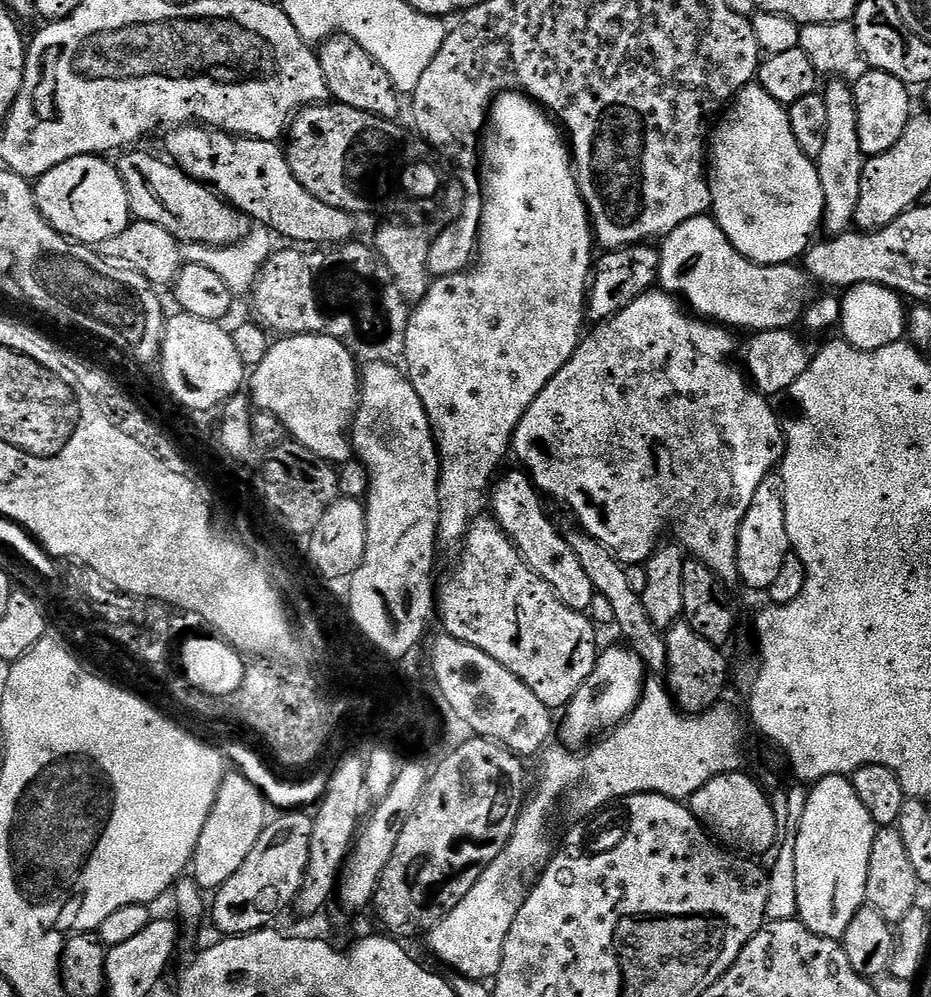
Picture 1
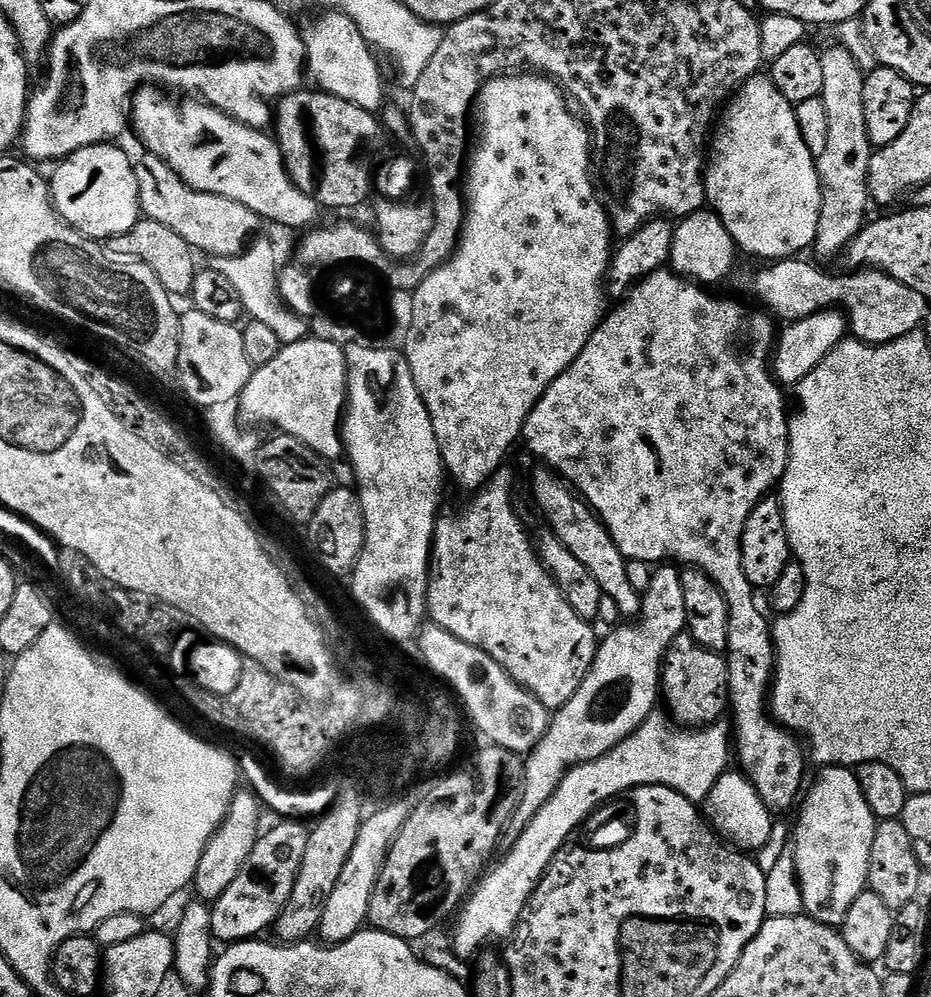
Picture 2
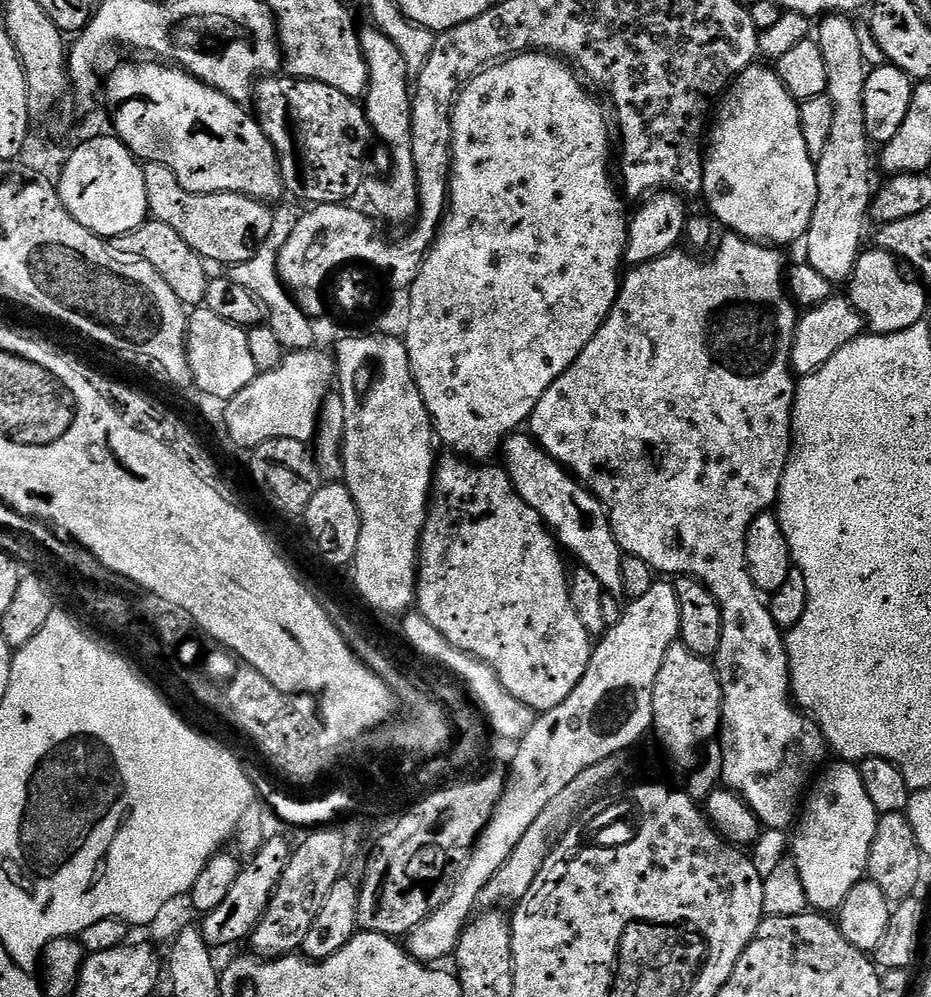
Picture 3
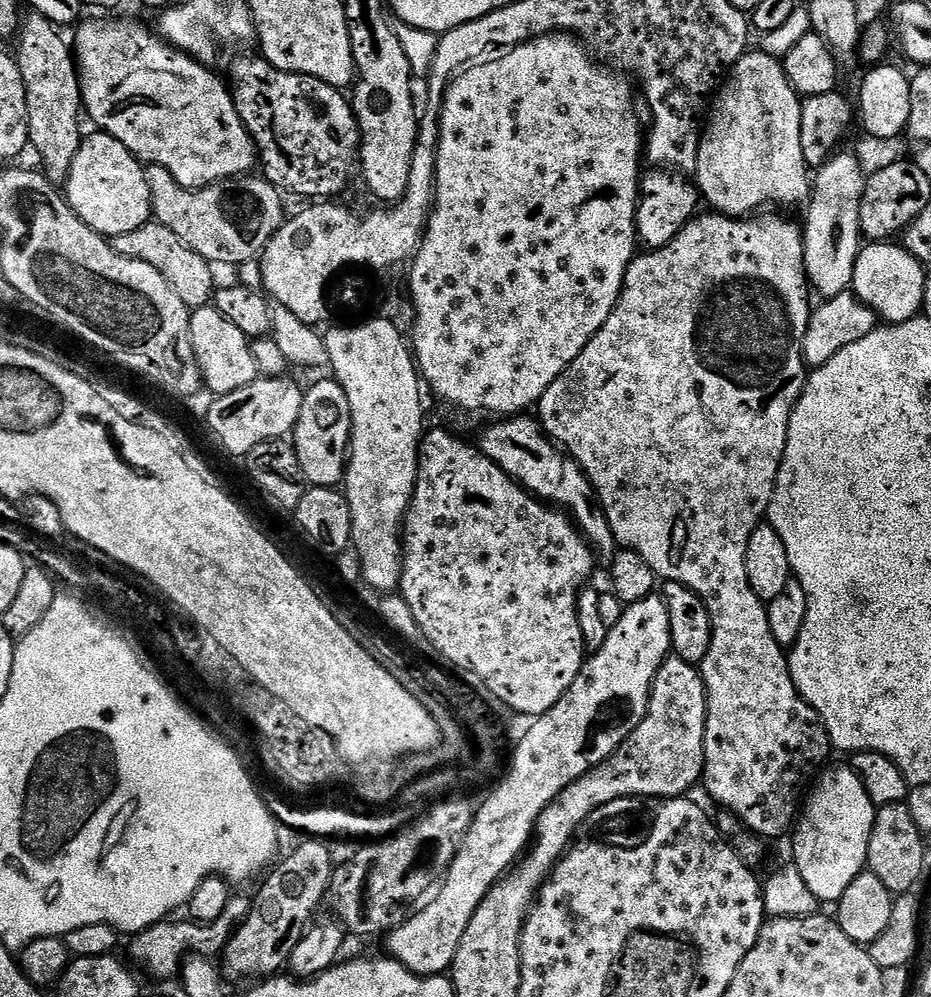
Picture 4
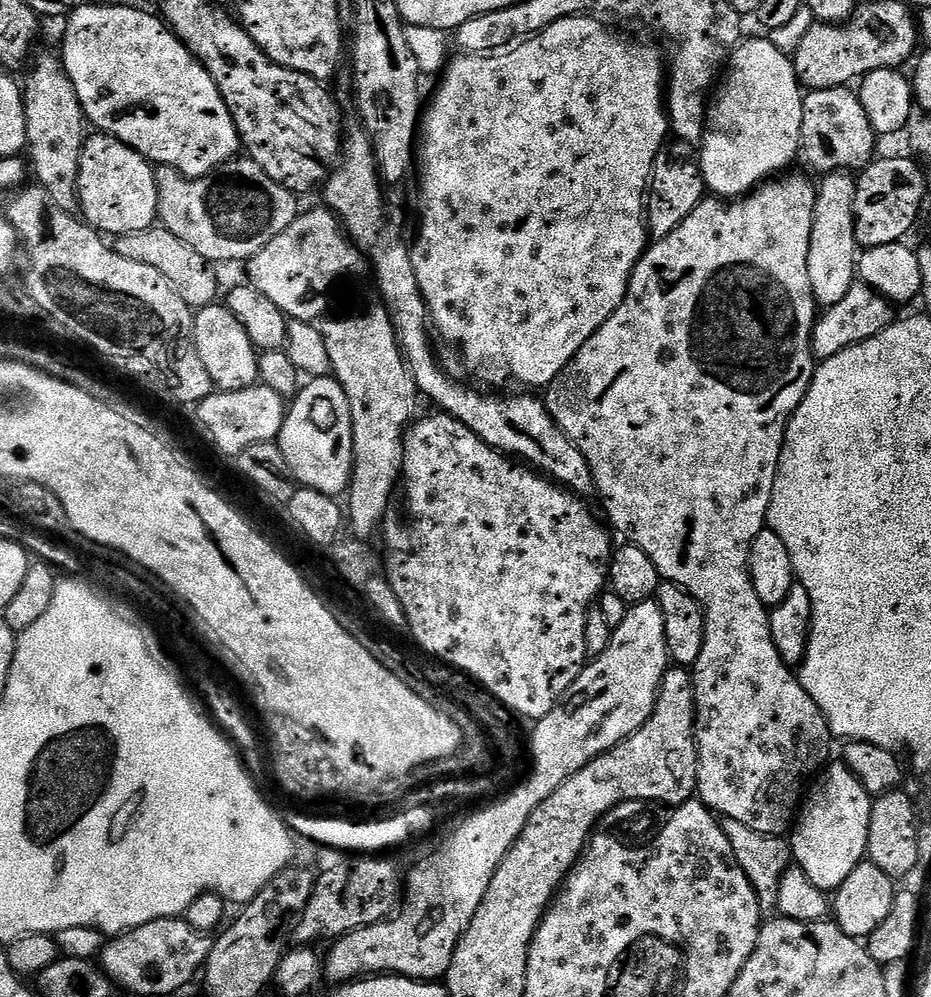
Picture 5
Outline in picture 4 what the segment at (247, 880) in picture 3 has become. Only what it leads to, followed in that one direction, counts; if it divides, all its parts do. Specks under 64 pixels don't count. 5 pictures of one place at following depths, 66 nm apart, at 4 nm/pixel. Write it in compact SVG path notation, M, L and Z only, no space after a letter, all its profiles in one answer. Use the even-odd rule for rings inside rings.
M233 894L230 902L226 902L226 910L222 910L222 918L209 924L161 922L150 926L145 932L135 933L133 940L136 941L132 944L132 956L154 979L175 981L189 956L219 957L233 934L246 922L251 908L252 900L249 897Z

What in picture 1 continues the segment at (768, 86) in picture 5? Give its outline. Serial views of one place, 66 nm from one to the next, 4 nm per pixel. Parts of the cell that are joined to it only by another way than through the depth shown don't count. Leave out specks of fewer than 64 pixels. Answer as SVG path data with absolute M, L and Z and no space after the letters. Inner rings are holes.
M758 82L746 85L736 95L736 99L727 105L723 115L715 121L710 132L710 167L707 169L707 173L710 194L712 195L711 215L726 234L726 238L730 238L730 242L734 246L734 250L738 250L738 254L742 254L748 260L753 260L755 264L790 264L799 261L799 256L801 255L801 259L809 251L810 245L813 243L812 235L816 231L818 233L821 231L824 218L824 195L822 194L820 175L814 161L804 153L802 146L798 146L798 138L794 138L794 130L790 128L787 107L774 98L770 98L770 94L766 94L766 90Z

